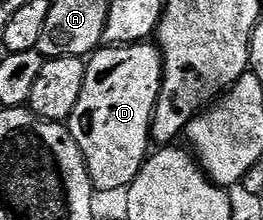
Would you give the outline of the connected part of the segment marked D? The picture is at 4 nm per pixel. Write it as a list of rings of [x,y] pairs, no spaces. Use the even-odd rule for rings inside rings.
[[[153,41],[122,47],[105,45],[88,56],[83,93],[75,101],[67,126],[83,153],[96,190],[126,190],[140,173],[151,151],[153,110],[161,92],[162,74],[161,52]]]

